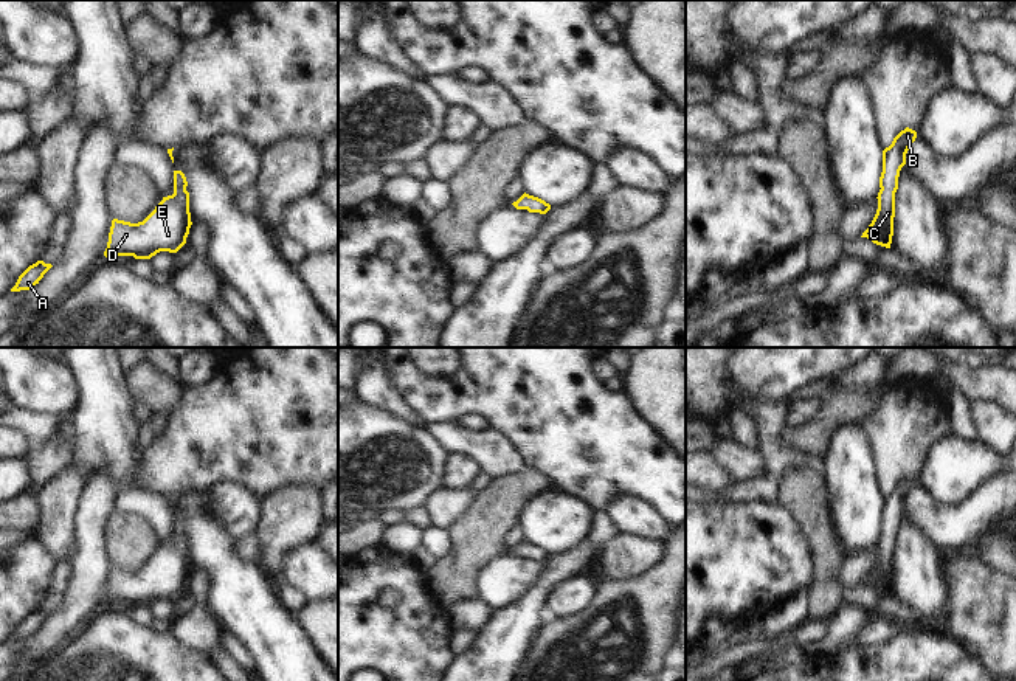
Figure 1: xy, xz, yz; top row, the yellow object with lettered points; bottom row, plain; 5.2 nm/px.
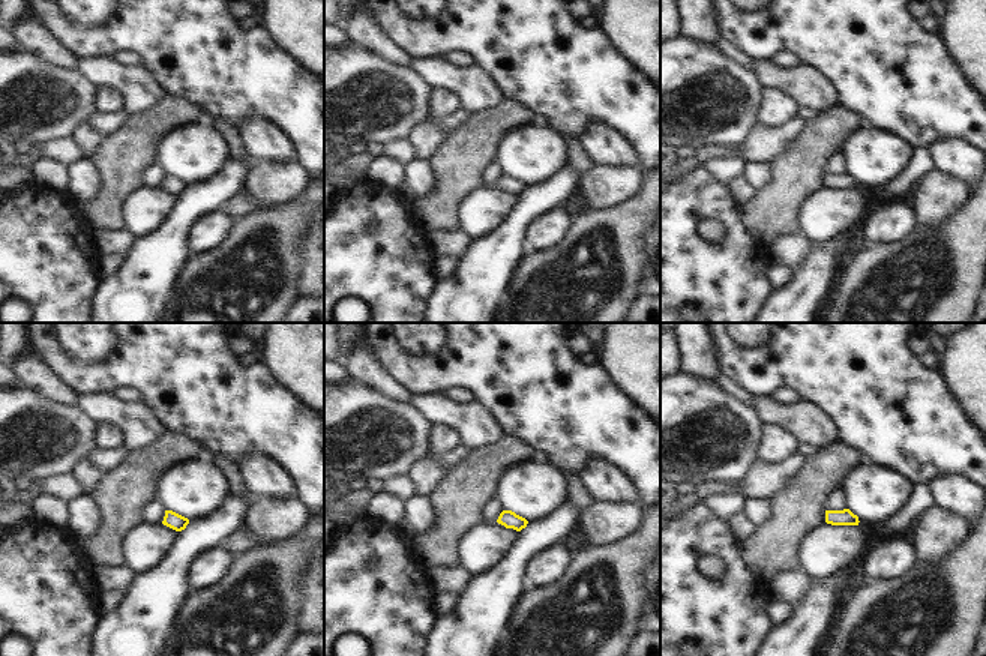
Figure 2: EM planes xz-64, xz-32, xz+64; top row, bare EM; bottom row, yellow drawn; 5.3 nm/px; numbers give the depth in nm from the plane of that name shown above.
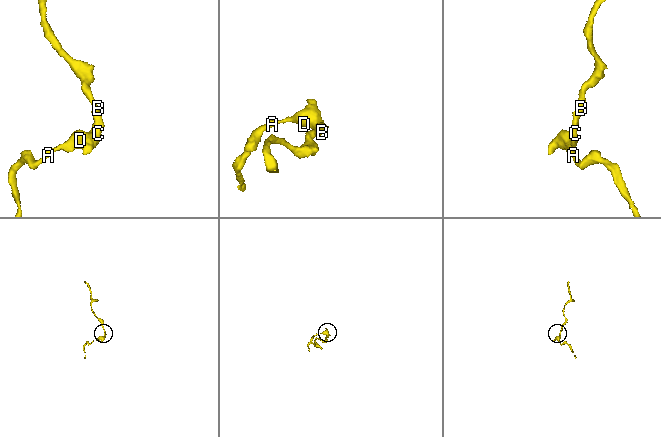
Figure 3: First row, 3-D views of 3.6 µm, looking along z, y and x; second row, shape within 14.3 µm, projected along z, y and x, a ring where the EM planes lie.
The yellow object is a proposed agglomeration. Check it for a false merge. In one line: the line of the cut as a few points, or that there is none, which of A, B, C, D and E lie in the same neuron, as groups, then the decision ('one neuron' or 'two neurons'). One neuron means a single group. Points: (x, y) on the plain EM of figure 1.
no cut | A B C D E | one neuron

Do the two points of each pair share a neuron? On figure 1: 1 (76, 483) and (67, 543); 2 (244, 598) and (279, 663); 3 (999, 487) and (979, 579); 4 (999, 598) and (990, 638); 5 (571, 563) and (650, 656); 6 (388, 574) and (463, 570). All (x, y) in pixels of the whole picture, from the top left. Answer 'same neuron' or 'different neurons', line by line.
1: same neuron
2: same neuron
3: different neurons
4: same neuron
5: different neurons
6: different neurons

